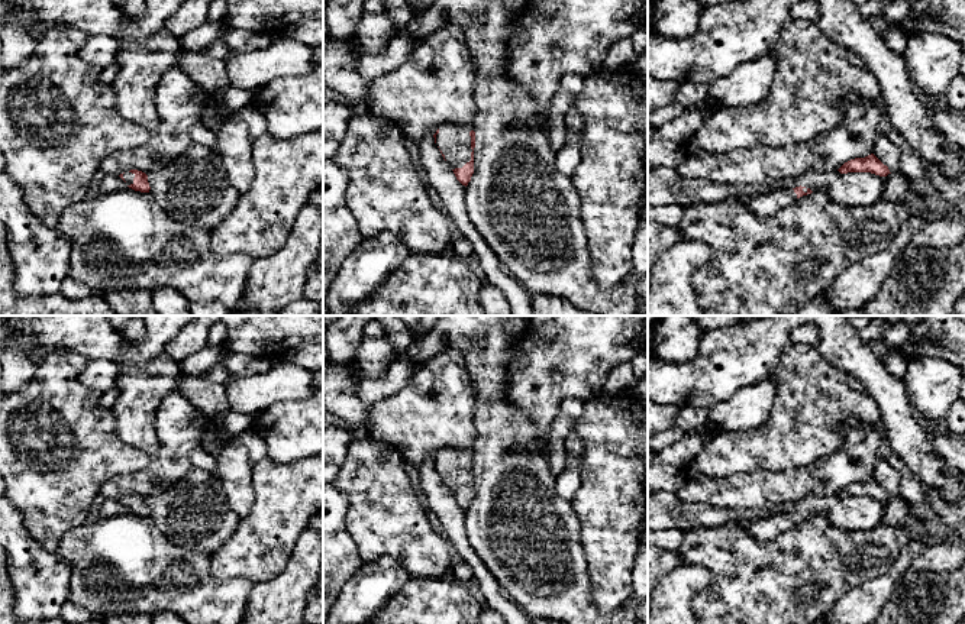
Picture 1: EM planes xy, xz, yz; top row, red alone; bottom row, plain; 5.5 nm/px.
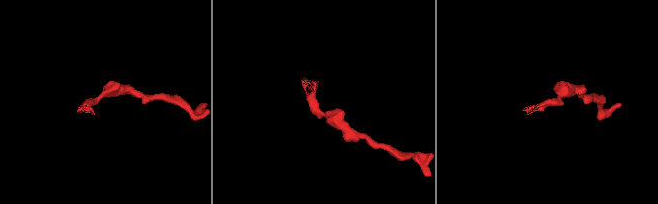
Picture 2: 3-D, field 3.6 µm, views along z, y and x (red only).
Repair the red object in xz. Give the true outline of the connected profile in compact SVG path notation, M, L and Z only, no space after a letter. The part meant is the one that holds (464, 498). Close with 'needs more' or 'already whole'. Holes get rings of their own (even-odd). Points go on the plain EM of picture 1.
M445 449L436 455L433 462L456 504L467 511L474 498L474 452L467 453L458 449Z; needs more

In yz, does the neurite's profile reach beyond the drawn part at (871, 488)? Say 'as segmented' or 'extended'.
as segmented

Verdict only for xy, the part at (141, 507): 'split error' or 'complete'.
split error

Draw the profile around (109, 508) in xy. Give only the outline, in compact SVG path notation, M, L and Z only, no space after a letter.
M106 499L99 510L99 518L110 518L126 511L128 508L119 499Z

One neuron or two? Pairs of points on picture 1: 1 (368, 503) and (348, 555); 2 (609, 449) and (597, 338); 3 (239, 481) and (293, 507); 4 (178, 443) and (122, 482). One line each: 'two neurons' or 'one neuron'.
1: two neurons
2: two neurons
3: two neurons
4: one neuron

